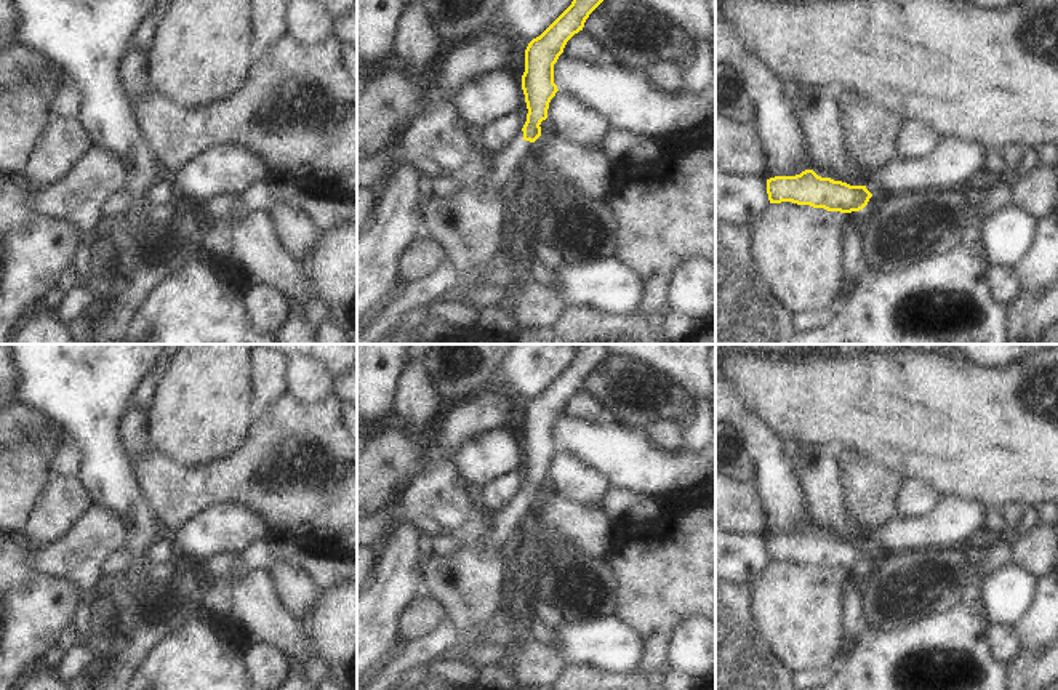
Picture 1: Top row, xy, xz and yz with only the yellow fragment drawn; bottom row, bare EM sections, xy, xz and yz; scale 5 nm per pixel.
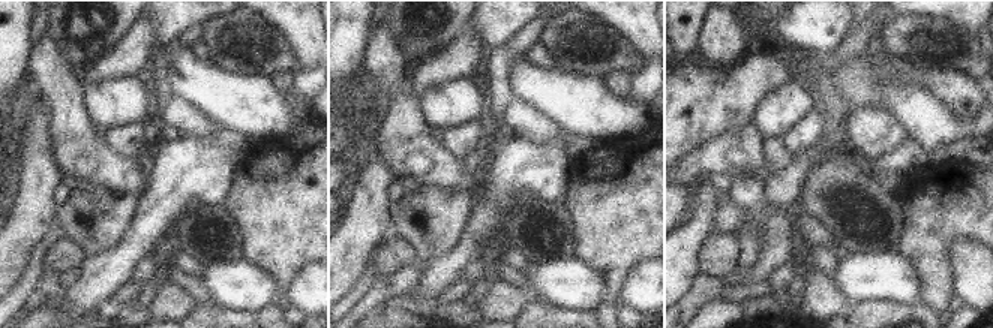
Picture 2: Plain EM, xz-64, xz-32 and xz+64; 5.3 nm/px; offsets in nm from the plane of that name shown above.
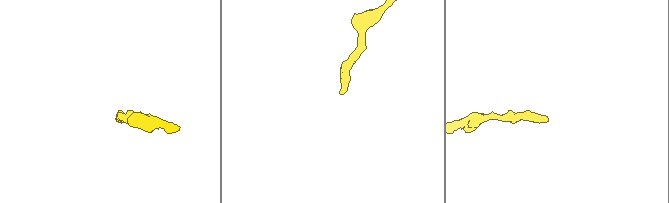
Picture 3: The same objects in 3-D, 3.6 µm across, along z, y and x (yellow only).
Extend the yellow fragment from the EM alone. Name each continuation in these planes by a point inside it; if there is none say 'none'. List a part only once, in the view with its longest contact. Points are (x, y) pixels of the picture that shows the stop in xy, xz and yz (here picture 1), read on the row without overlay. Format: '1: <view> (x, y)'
1: xz (506, 521)

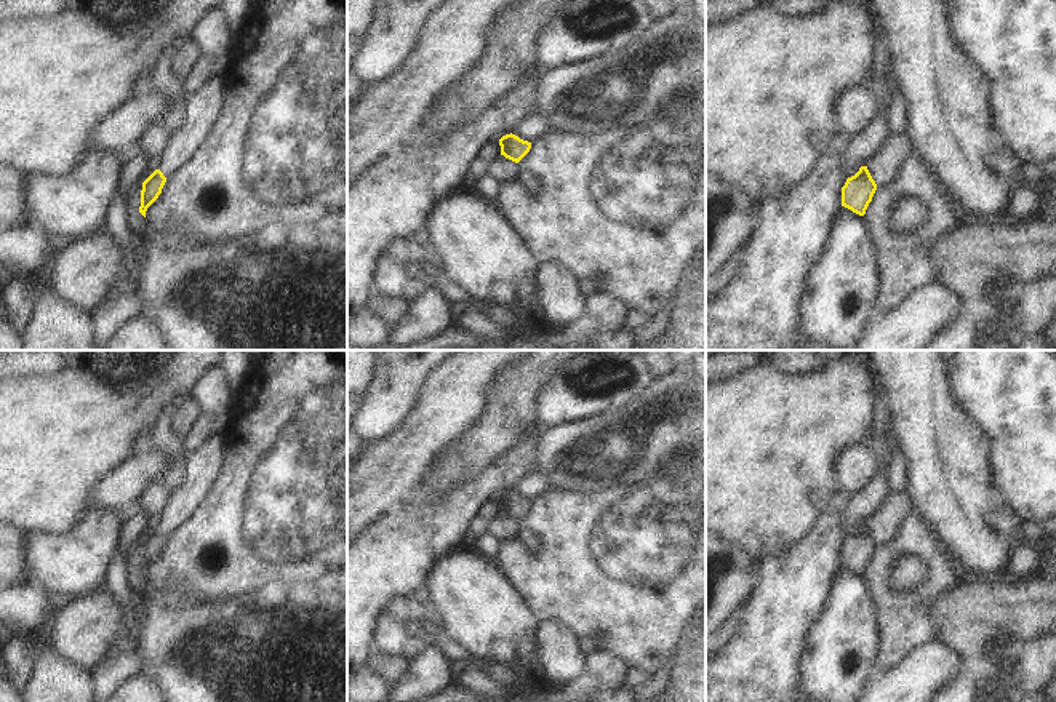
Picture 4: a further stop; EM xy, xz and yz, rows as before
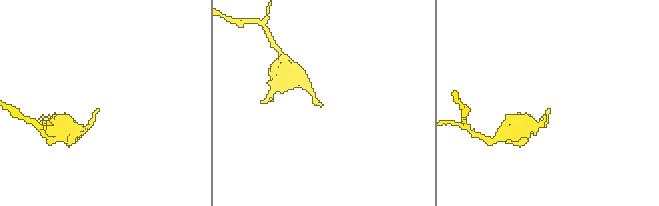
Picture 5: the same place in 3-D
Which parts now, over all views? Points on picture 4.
1: xy (202, 466)

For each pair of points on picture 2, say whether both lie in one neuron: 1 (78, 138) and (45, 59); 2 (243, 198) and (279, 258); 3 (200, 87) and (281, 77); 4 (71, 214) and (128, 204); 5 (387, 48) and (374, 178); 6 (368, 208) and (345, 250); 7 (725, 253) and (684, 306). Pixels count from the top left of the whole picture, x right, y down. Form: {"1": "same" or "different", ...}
{"1": "same", "2": "same", "3": "different", "4": "same", "5": "different", "6": "same", "7": "different"}

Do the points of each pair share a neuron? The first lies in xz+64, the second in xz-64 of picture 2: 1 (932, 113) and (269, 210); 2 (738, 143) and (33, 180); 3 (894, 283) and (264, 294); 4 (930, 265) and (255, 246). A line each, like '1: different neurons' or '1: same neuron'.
1: different neurons
2: different neurons
3: same neuron
4: same neuron

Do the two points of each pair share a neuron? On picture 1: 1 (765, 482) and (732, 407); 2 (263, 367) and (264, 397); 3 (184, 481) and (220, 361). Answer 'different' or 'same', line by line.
1: same
2: same
3: different

